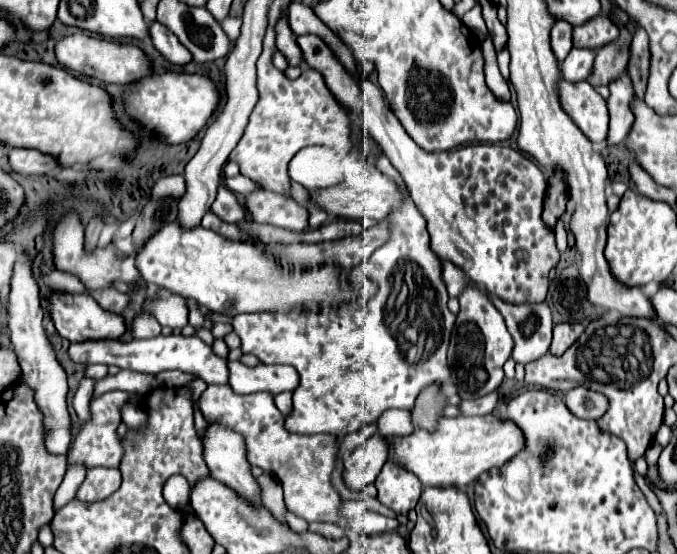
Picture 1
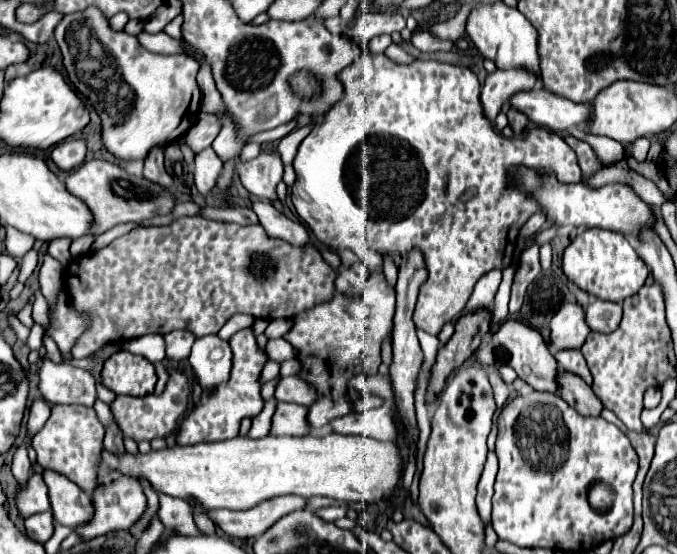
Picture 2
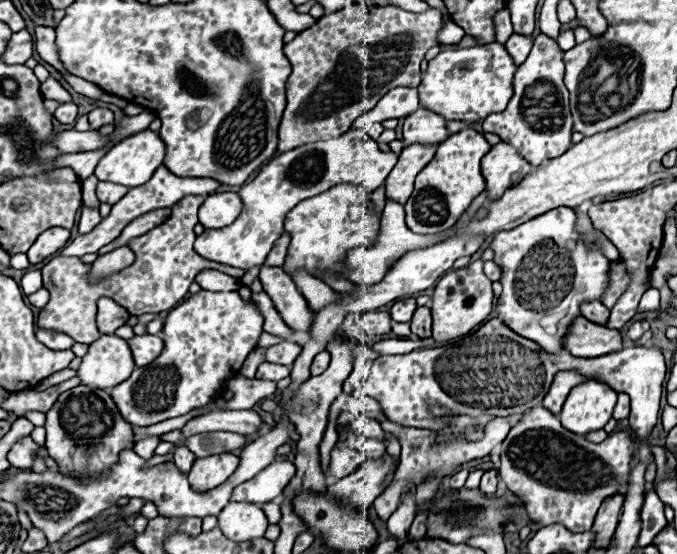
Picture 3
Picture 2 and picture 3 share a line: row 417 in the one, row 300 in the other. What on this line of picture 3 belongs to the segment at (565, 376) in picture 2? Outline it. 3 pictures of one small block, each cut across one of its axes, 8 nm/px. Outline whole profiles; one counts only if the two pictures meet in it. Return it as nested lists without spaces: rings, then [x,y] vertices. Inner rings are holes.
[[[592,300],[592,302],[582,302],[582,304],[580,304],[580,314],[582,314],[584,318],[596,322],[596,324],[606,324],[606,320],[608,320],[608,316],[610,316],[610,310],[608,310],[602,302]]]

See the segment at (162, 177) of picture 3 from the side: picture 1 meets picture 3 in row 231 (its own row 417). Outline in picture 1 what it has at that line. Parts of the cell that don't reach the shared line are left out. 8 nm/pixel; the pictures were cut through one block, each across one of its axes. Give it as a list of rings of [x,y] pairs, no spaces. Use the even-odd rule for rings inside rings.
[[[114,390],[114,392],[106,392],[100,398],[90,402],[90,410],[92,410],[92,418],[88,424],[80,426],[80,432],[74,440],[72,450],[66,454],[68,456],[68,464],[80,462],[86,464],[88,468],[94,466],[106,466],[106,468],[118,468],[122,458],[124,458],[124,446],[122,446],[122,438],[118,436],[118,426],[122,422],[122,406],[124,404],[142,404],[144,396],[142,394],[130,394],[130,392],[122,392],[122,390]]]

